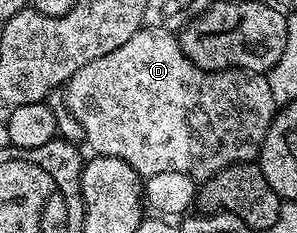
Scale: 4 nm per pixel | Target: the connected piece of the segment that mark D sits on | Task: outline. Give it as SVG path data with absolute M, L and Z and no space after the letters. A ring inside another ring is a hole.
M144 27L125 46L117 46L117 50L109 50L109 54L101 54L101 58L93 58L77 74L73 74L65 85L65 108L71 111L73 119L79 123L85 139L91 143L91 152L108 156L109 158L121 158L121 162L129 162L133 170L139 172L140 177L146 178L153 174L162 174L165 170L177 170L177 174L192 176L197 182L216 176L221 170L225 170L230 164L245 164L254 161L259 155L259 147L263 145L265 134L271 125L271 119L275 117L277 105L273 98L273 90L269 86L266 75L258 72L244 72L241 68L226 68L223 72L210 72L185 58L185 54L179 45L179 37L176 33L166 30L156 30Z

